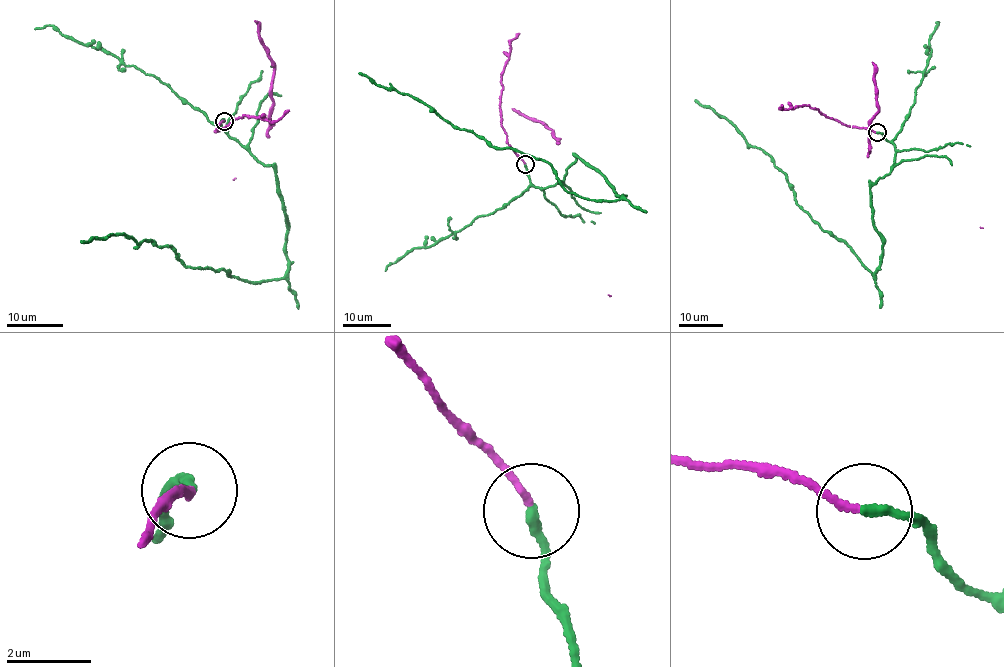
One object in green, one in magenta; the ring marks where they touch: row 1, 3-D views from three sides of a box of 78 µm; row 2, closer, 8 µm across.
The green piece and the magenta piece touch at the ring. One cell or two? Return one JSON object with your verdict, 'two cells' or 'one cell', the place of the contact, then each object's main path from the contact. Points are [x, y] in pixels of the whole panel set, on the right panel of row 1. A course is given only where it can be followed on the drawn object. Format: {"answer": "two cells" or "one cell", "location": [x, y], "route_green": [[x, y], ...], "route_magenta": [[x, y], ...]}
{"answer": "one cell", "location": [877, 132], "route_green": [[876, 132], [896, 154], [871, 186], [882, 241], [873, 275], [798, 205], [772, 159], [695, 99]], "route_magenta": [[876, 132], [826, 117], [808, 105], [781, 110], [782, 106]]}

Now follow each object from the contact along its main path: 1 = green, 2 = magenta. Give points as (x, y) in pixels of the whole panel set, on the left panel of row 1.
1: (223, 120), (275, 169), (282, 278), (187, 267), (171, 247), (121, 234), (80, 240)
2: (223, 120), (215, 131), (244, 115), (272, 123), (289, 110)

